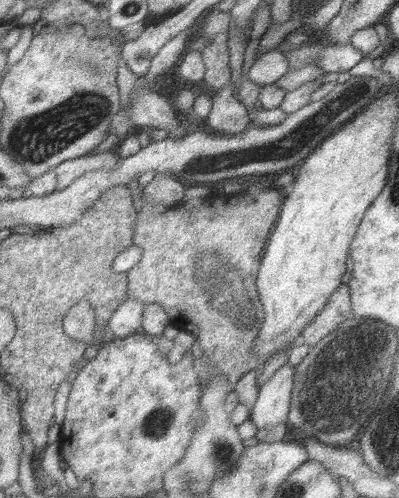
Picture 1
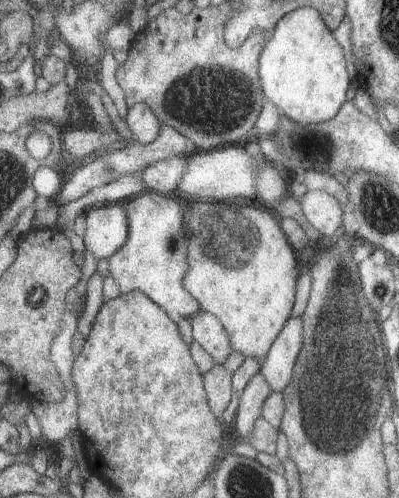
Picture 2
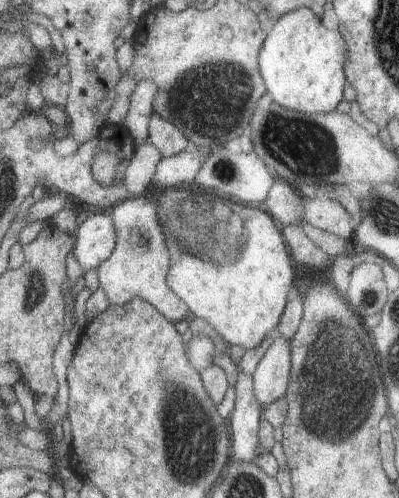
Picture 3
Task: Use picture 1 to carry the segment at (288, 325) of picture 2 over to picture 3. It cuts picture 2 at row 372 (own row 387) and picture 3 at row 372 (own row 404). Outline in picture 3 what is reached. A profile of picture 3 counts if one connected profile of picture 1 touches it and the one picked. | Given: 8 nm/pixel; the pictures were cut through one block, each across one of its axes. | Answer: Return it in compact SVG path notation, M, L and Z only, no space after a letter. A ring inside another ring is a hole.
M279 332L273 334L273 342L263 354L261 362L253 372L253 390L259 408L285 396L291 376L291 342Z

